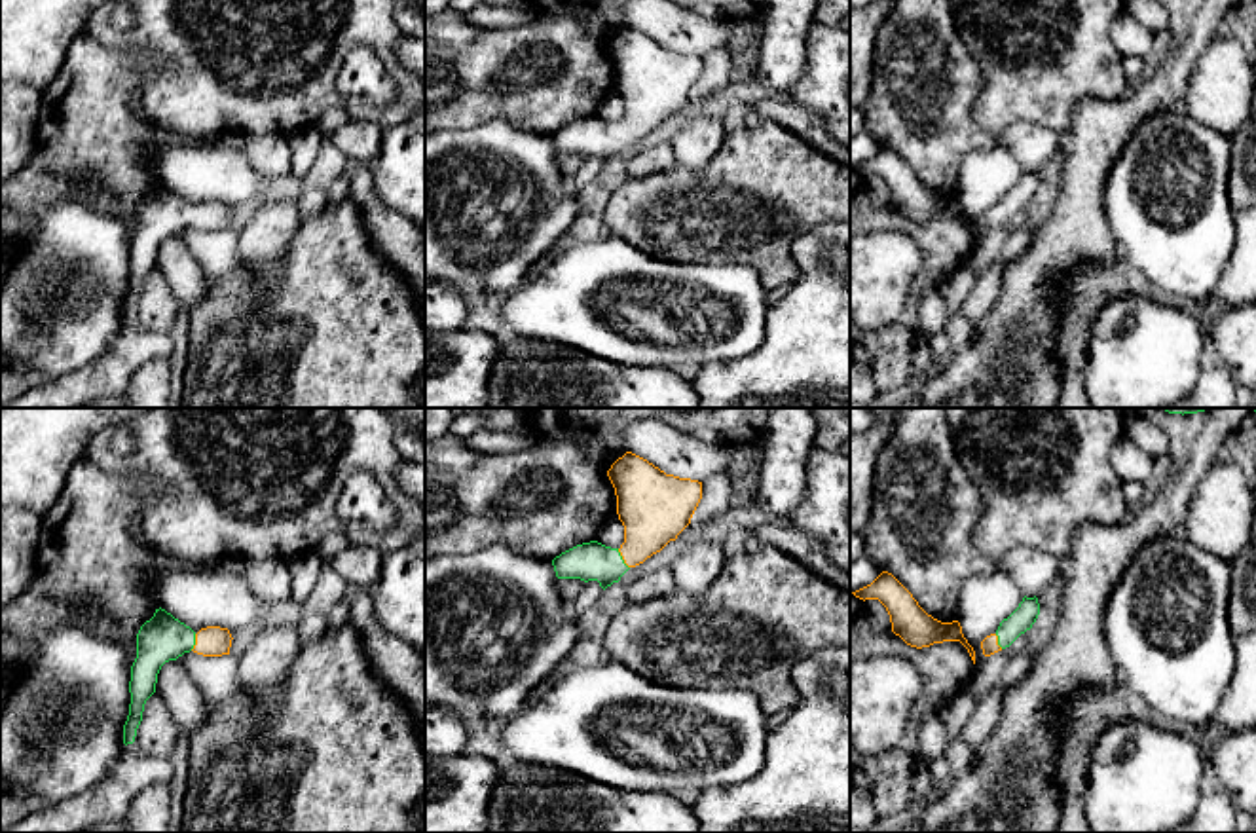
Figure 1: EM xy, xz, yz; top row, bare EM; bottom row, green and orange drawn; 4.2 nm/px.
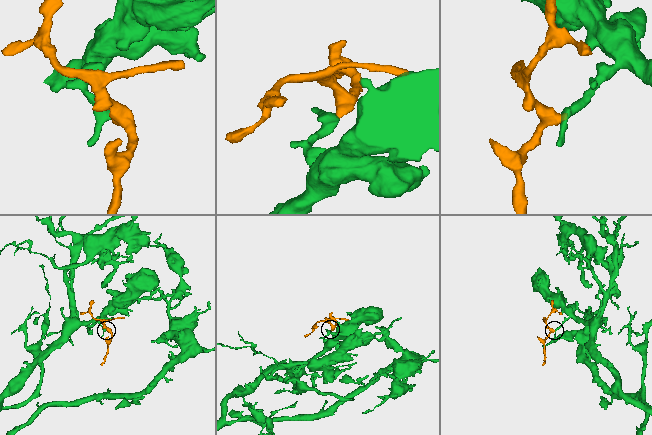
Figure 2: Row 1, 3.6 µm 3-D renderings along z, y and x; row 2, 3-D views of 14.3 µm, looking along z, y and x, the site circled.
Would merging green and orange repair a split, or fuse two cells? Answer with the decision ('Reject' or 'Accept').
Accept

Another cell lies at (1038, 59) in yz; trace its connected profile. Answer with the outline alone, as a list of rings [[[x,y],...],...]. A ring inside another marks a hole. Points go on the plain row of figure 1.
[[[949,0],[954,23],[970,55],[981,68],[981,91],[973,102],[973,121],[996,137],[1009,123],[1034,121],[1057,133],[1070,125],[1072,108],[1085,97],[1116,99],[1127,89],[1123,55],[1112,40],[1112,21],[1123,0]]]

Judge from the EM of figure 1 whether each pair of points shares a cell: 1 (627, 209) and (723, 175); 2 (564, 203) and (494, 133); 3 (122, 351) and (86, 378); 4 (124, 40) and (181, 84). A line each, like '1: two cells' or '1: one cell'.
1: one cell
2: one cell
3: one cell
4: one cell

